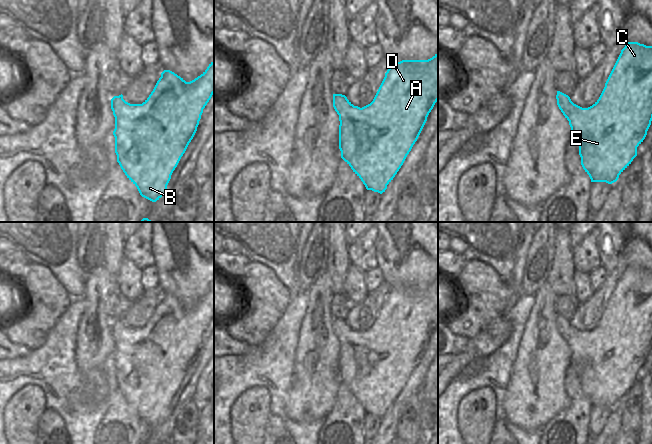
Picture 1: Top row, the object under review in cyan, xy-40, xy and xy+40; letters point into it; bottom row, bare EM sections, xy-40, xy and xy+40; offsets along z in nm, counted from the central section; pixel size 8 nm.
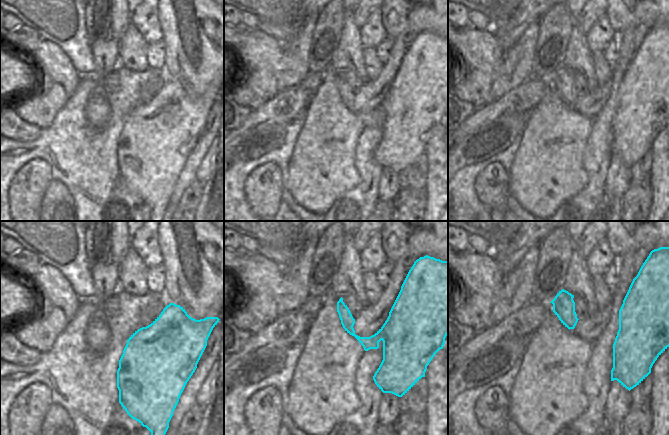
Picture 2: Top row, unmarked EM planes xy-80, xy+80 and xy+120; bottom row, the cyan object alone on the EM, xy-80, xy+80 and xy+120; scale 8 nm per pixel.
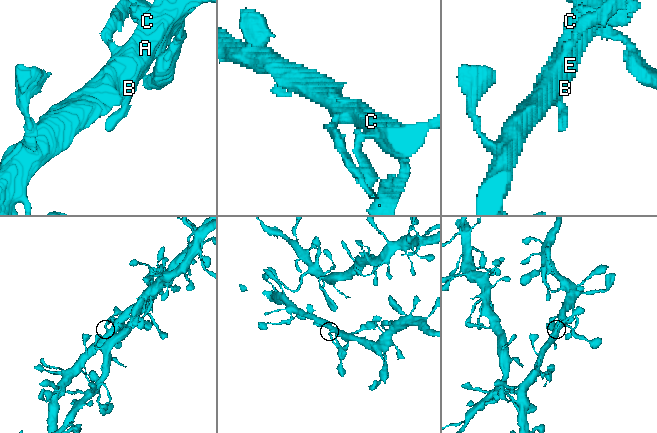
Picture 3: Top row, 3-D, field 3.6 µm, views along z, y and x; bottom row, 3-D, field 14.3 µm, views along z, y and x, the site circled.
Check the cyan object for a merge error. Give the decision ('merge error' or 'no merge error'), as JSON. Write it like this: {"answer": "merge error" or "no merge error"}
{"answer": "no merge error"}

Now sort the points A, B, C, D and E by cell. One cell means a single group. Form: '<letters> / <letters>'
A B C D E

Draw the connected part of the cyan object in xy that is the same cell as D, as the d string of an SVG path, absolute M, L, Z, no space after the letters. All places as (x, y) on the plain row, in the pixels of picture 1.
M438 276L428 284L402 284L400 286L391 286L391 289L373 323L373 325L360 332L354 330L345 319L333 318L333 331L339 339L339 373L341 375L341 382L351 391L353 396L361 403L367 414L372 414L382 418L387 413L387 409L393 404L401 390L403 389L407 379L411 375L413 369L417 365L429 337L433 333L435 327L438 325Z

